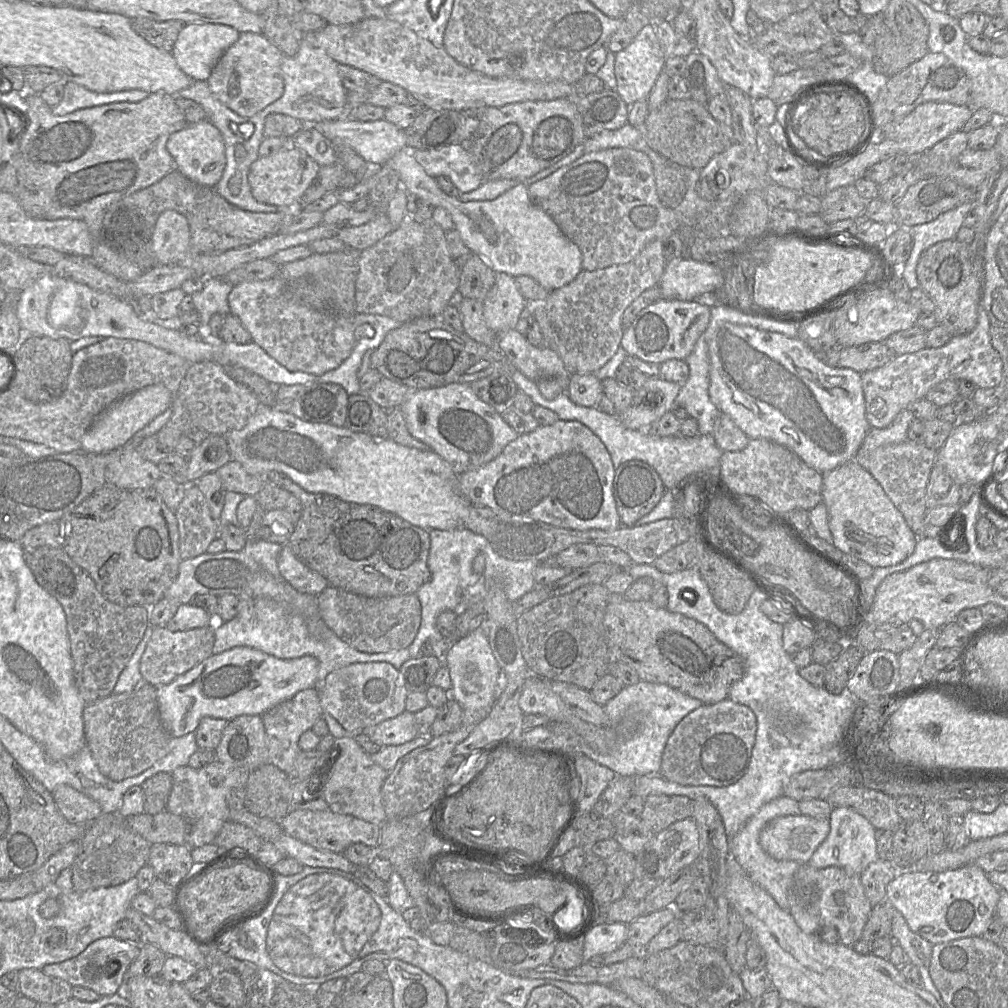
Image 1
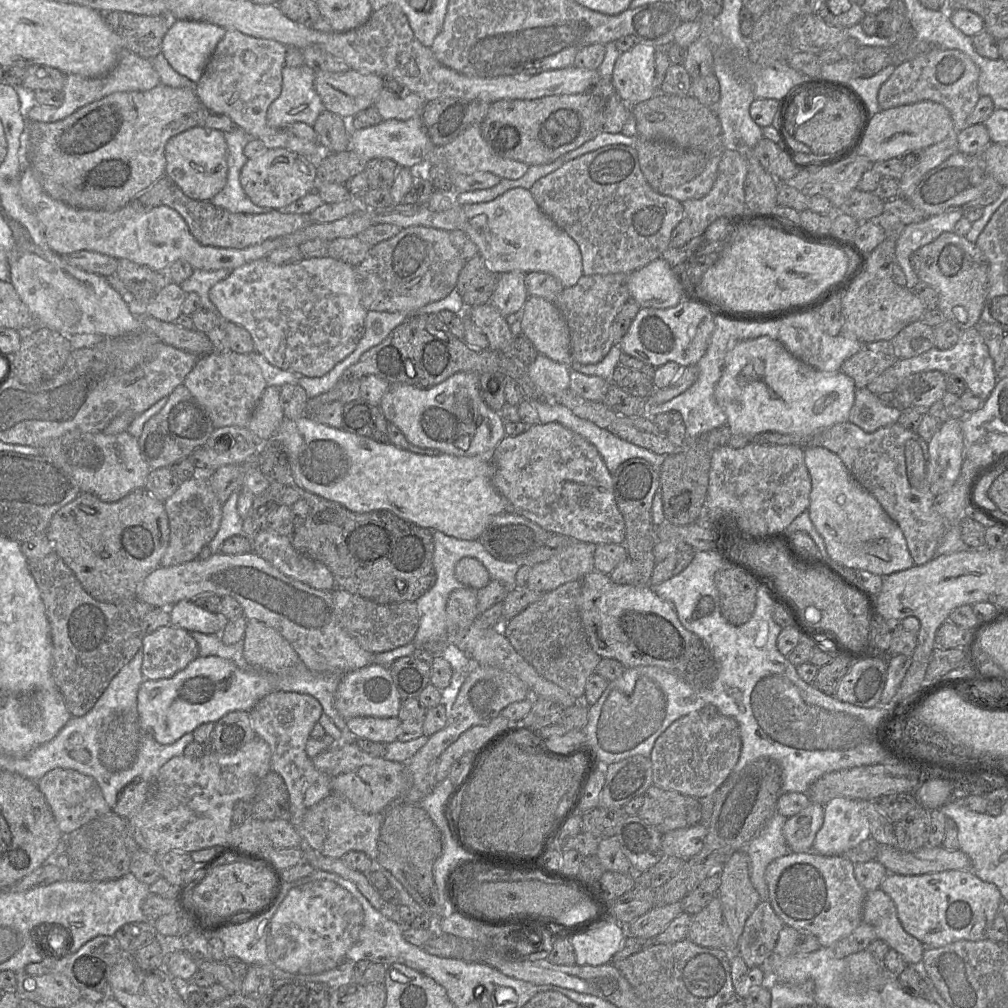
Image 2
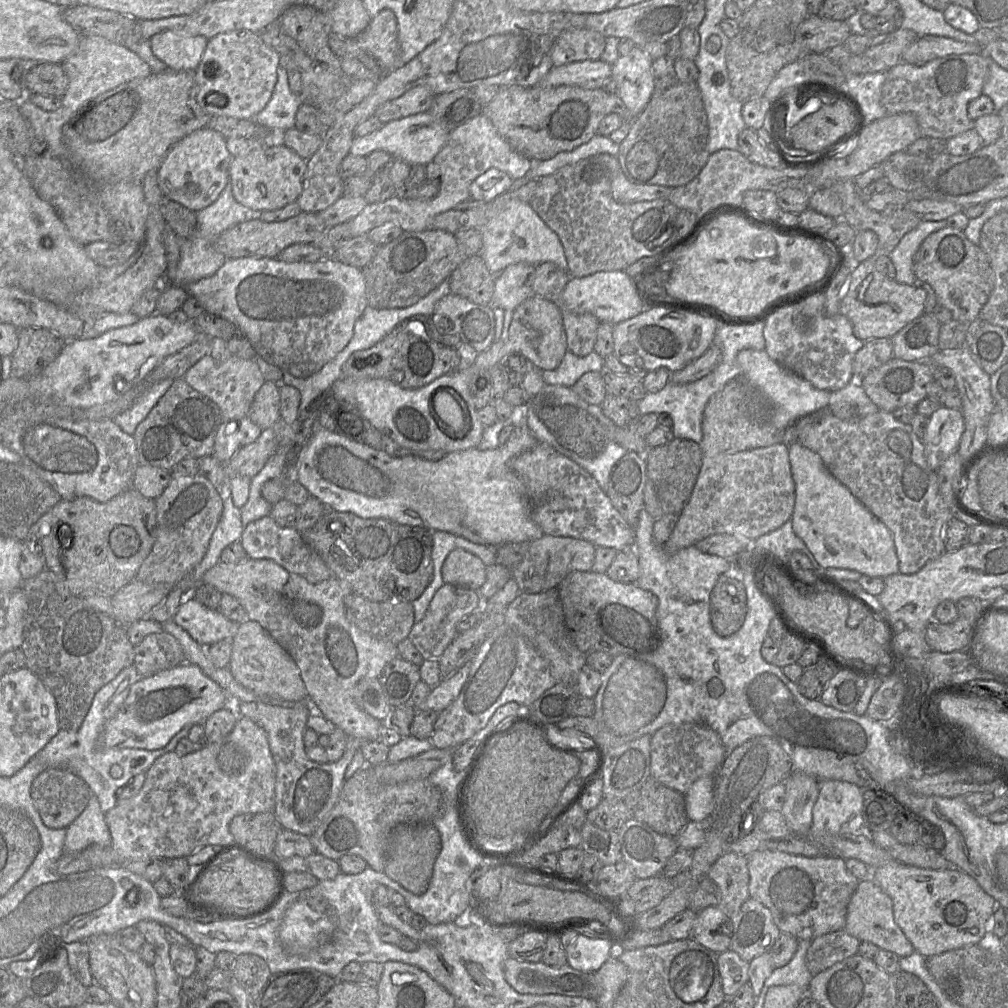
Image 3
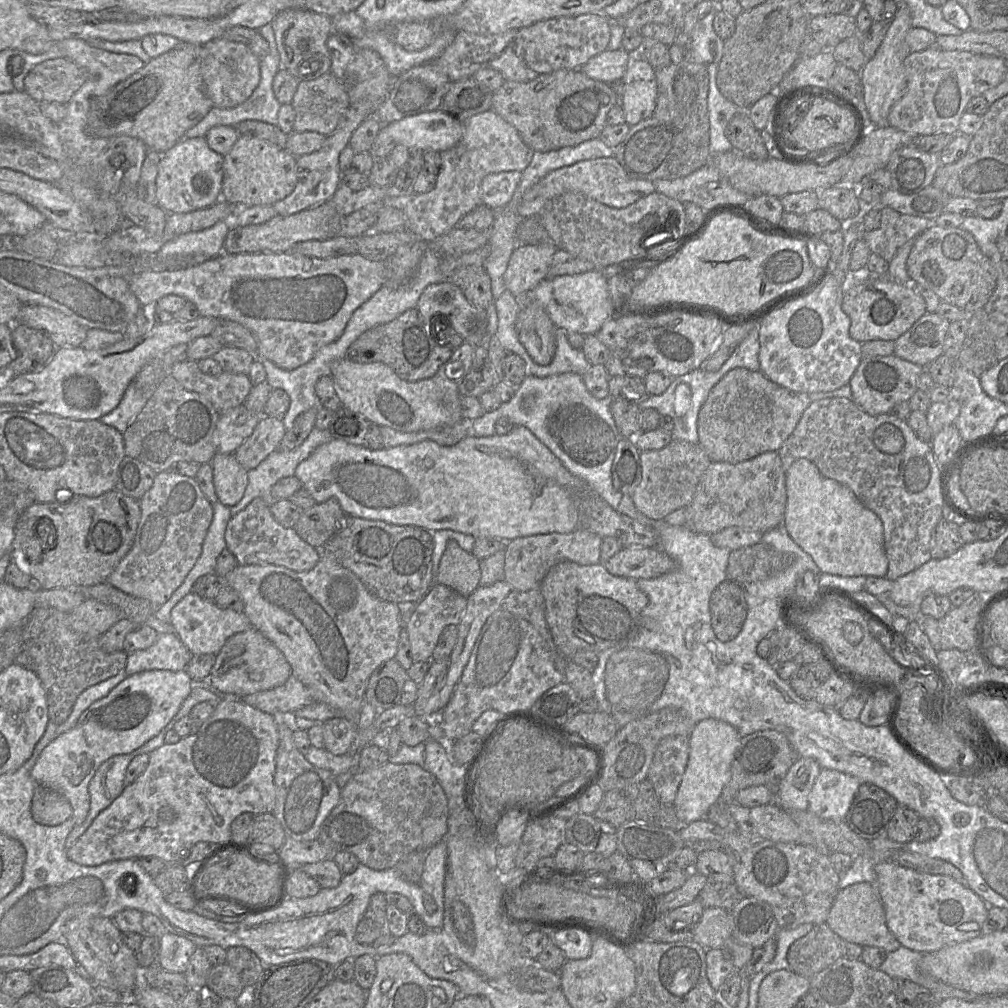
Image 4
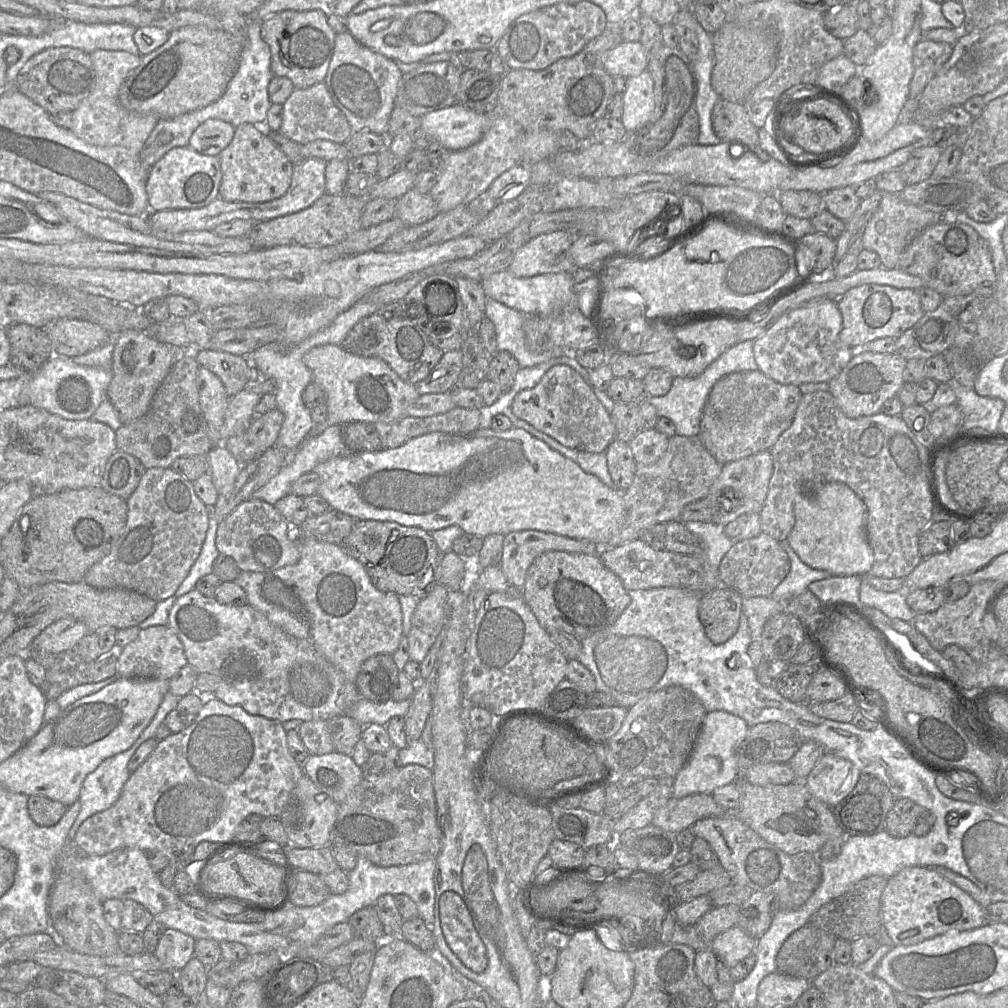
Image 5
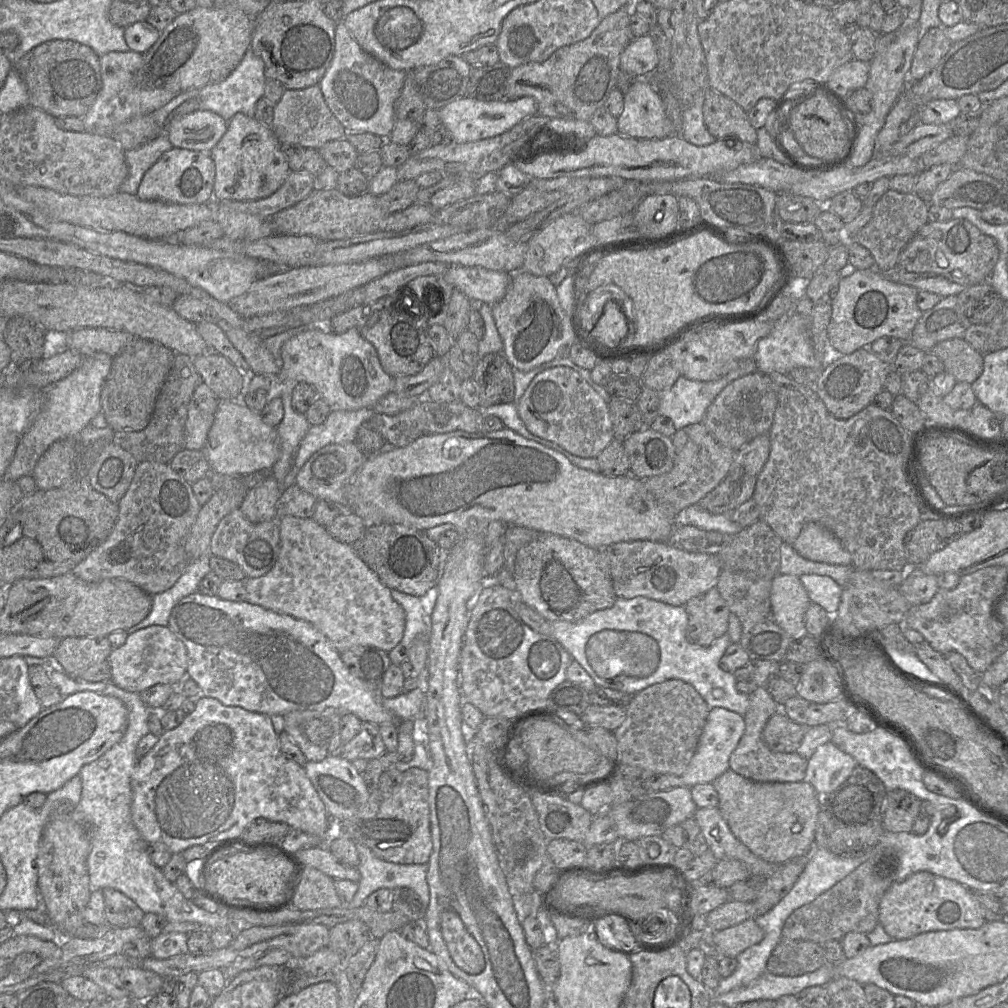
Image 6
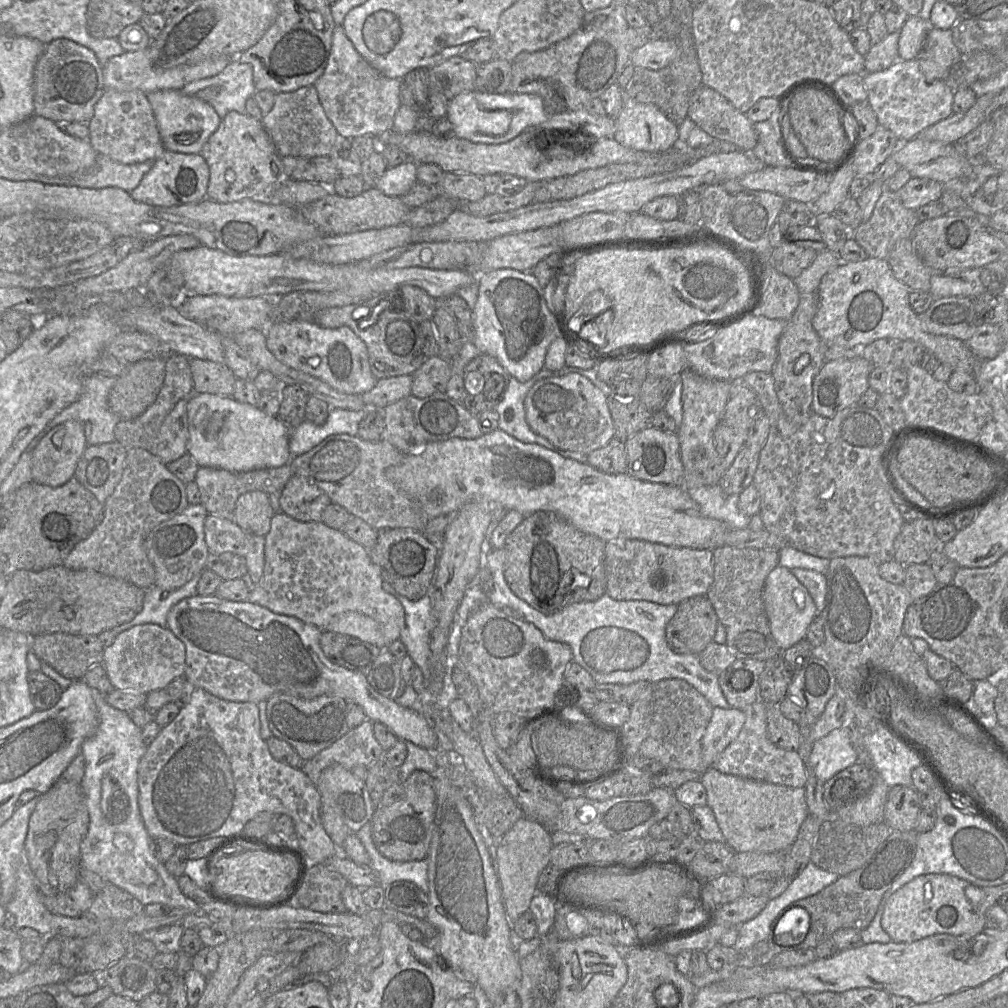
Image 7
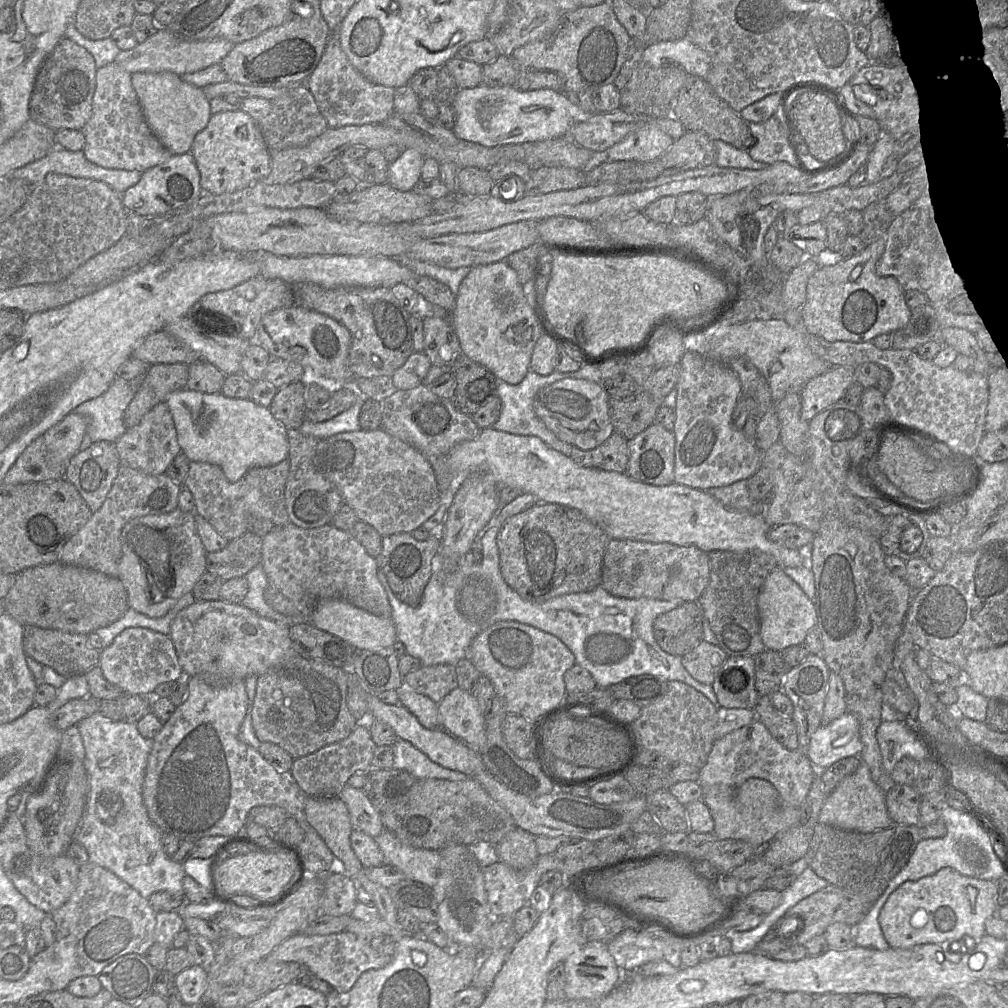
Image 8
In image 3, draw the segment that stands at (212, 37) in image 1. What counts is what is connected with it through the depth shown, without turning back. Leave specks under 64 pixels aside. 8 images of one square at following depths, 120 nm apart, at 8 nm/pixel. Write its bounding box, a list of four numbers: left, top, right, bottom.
[149,31,208,71]

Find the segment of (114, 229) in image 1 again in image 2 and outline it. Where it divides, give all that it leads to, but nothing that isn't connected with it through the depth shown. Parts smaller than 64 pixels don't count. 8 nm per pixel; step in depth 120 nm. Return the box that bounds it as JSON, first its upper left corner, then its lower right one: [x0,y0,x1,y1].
[134,176,310,249]

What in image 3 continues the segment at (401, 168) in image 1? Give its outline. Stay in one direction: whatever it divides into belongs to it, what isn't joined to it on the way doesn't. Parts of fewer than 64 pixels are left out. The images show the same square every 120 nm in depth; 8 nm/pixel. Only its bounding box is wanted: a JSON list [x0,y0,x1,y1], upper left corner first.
[479,200,568,275]

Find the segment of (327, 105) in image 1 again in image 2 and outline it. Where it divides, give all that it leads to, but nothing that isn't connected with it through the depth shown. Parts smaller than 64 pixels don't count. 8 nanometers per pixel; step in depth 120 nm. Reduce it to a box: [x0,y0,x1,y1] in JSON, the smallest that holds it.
[266,64,325,129]

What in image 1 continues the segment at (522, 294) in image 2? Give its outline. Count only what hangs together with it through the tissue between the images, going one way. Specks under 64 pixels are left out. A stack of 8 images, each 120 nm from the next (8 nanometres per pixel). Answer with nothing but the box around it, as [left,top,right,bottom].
[483,273,528,334]

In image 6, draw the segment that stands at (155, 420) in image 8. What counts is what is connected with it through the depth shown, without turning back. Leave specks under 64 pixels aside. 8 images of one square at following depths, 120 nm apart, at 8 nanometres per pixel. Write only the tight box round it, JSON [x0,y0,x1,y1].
[185,382,219,450]

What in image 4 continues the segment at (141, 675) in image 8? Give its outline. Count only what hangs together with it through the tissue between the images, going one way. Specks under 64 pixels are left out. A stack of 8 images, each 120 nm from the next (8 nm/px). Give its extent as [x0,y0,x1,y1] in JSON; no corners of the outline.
[124,632,192,676]

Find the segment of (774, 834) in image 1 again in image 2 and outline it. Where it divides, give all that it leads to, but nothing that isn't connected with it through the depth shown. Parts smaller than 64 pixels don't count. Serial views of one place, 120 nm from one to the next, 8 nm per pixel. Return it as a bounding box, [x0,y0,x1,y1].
[783,803,824,853]

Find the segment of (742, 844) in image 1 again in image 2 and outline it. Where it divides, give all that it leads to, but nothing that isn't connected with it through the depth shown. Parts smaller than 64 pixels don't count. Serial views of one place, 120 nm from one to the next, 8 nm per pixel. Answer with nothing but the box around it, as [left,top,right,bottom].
[743,813,793,900]

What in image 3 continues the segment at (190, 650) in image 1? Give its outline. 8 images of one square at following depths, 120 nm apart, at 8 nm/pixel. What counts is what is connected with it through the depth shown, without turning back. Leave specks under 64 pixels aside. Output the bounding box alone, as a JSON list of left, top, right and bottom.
[133,631,186,677]

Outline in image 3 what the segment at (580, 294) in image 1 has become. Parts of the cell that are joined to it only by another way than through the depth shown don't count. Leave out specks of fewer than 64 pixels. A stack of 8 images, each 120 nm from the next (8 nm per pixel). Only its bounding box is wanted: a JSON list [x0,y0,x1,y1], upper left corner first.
[562,308,600,356]

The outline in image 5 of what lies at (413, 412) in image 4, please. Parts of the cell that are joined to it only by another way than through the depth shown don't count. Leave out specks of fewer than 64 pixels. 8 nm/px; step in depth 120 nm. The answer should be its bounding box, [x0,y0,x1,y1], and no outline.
[303,345,420,440]

